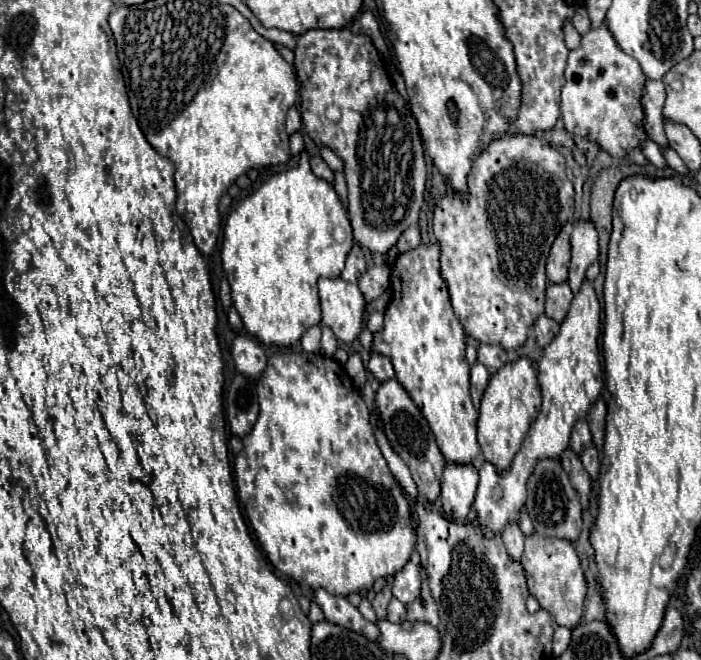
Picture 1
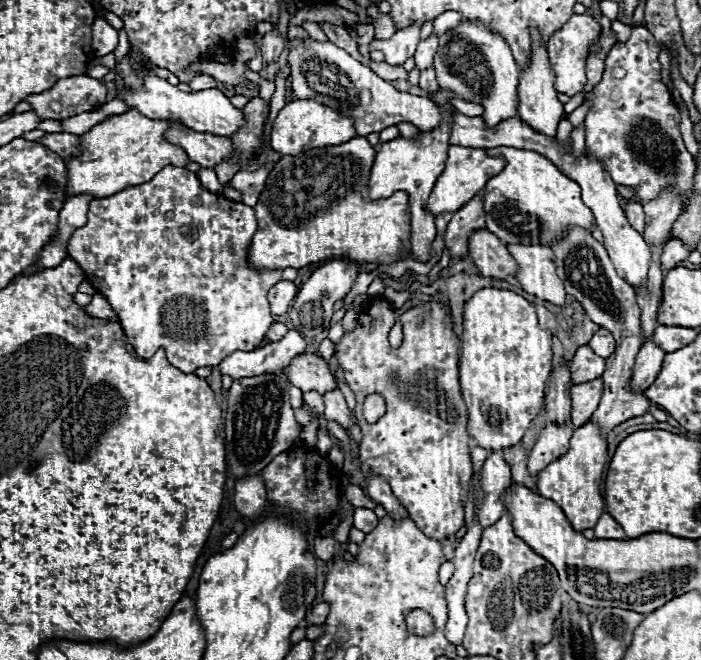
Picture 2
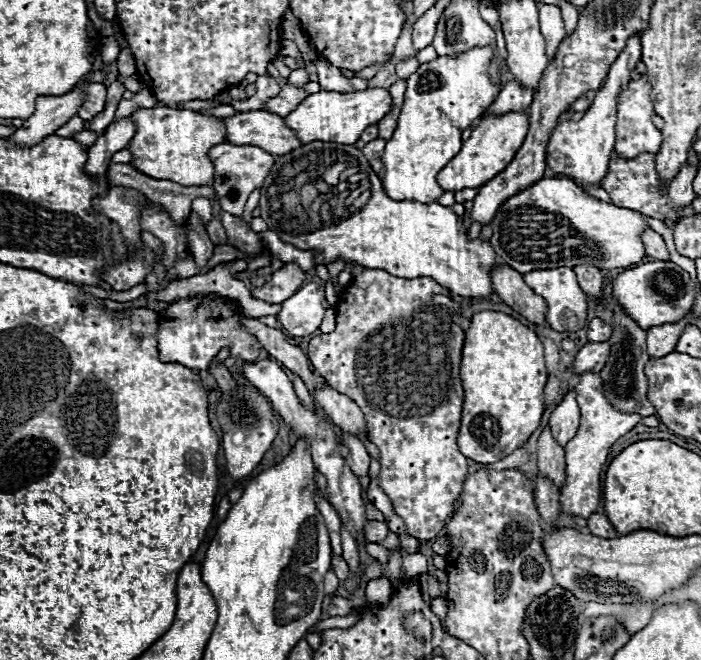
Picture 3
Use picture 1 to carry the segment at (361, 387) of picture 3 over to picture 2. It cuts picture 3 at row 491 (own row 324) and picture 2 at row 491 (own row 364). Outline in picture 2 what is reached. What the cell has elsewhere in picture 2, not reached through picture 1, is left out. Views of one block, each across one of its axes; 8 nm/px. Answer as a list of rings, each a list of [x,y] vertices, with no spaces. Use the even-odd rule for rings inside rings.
[[[374,298],[370,300],[368,304],[362,306],[360,310],[360,316],[358,316],[358,326],[344,334],[342,340],[340,340],[340,346],[336,350],[336,358],[342,366],[342,370],[346,372],[346,384],[352,388],[352,392],[356,394],[356,418],[358,418],[358,424],[362,428],[362,442],[360,442],[360,470],[366,474],[368,470],[376,472],[378,476],[384,476],[388,480],[388,484],[392,486],[392,492],[394,496],[398,498],[398,502],[408,510],[410,518],[414,520],[414,524],[428,536],[428,538],[434,538],[434,540],[446,540],[446,538],[454,538],[454,534],[464,526],[464,502],[468,500],[468,488],[470,488],[470,478],[472,478],[472,462],[470,462],[470,434],[466,430],[466,424],[468,424],[468,412],[466,412],[466,404],[462,400],[462,392],[460,392],[460,382],[458,382],[458,338],[456,334],[452,332],[452,322],[450,322],[450,316],[446,312],[446,308],[438,302],[428,302],[424,308],[412,308],[408,312],[404,312],[400,316],[400,322],[404,326],[404,342],[400,348],[390,348],[388,344],[388,330],[394,326],[394,308],[390,302],[386,302],[384,298]],[[372,392],[380,392],[386,400],[386,414],[376,422],[376,424],[368,424],[364,418],[362,418],[362,402],[368,394]]]

